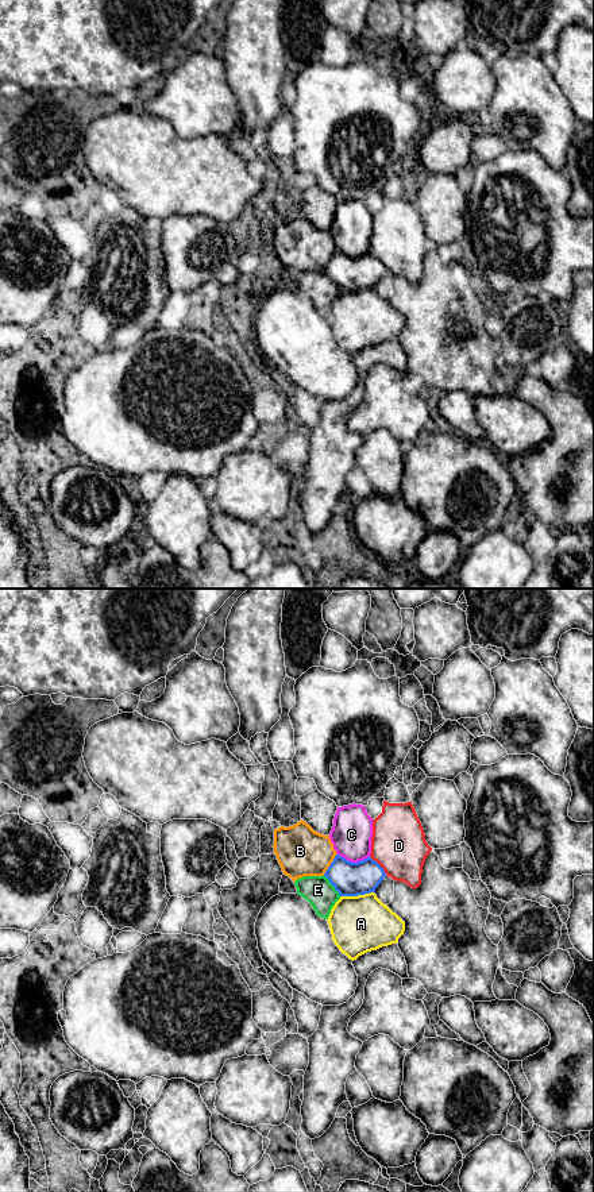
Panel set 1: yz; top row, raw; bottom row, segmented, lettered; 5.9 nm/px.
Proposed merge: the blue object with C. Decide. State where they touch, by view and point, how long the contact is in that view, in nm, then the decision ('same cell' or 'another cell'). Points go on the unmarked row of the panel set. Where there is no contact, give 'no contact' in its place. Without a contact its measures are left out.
meets blue in yz at (354, 258); contact 190 nm long; same cell

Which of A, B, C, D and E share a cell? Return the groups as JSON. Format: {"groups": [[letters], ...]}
{"groups": [["A"], ["B", "E"], ["C"], ["D"]]}

